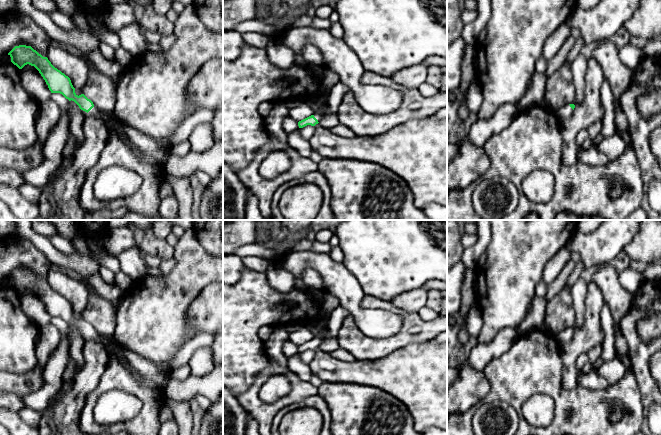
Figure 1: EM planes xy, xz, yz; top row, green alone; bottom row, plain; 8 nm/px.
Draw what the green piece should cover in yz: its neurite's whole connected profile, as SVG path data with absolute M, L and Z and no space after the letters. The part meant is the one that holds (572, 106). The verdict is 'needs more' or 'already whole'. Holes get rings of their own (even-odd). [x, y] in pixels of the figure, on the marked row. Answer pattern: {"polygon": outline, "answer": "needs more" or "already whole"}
{"polygon": "M567 104L563 106L562 108L558 109L554 113L554 115L556 116L558 121L562 123L563 121L569 119L572 116L574 108L575 108L574 104Z", "answer": "needs more"}

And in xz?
{"polygon": "M341 82L336 83L332 87L324 107L318 111L315 111L311 116L299 121L299 128L303 128L307 125L315 126L319 123L325 114L338 115L338 107L348 91L350 91L350 88L348 86Z", "answer": "needs more"}

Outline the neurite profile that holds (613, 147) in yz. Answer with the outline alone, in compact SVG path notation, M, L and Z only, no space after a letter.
M614 134L608 138L604 137L597 147L608 157L609 162L613 162L624 153L626 144L618 134Z

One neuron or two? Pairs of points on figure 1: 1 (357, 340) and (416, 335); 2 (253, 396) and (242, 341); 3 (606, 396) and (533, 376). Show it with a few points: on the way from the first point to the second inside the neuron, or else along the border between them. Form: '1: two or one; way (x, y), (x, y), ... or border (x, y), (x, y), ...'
1: one; way (372, 345), (389, 345), (401, 339)
2: two; border (266, 367), (237, 398)
3: one; way (588, 398), (563, 398), (551, 386)

